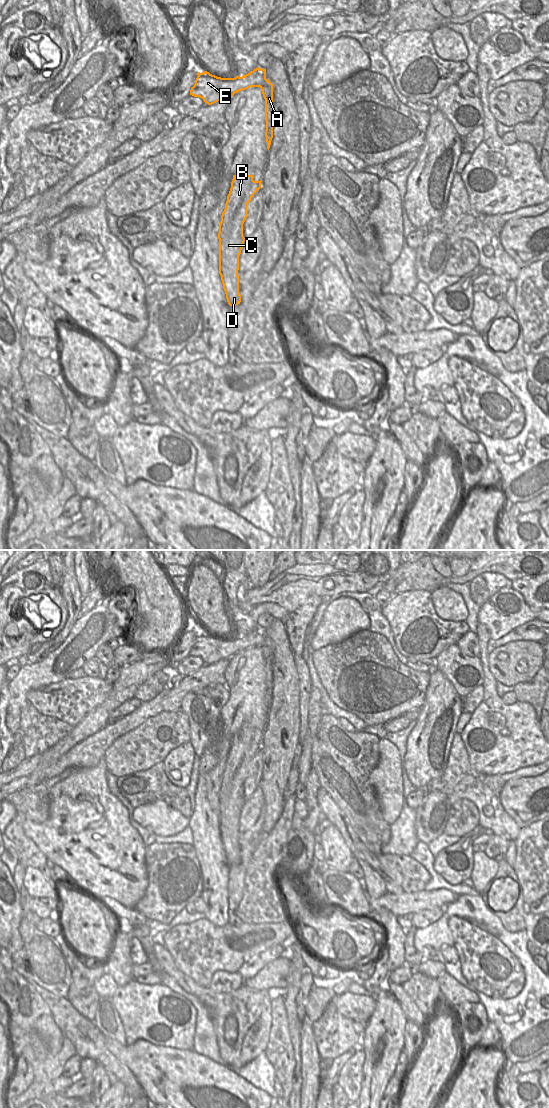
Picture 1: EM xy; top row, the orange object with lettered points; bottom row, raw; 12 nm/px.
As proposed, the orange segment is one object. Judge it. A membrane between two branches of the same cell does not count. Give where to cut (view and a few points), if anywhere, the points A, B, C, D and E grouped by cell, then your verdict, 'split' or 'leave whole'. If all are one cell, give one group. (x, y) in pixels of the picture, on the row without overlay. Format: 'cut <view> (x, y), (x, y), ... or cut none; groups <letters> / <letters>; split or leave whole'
cut xy (267, 640), (260, 647); groups A B C D / E; split

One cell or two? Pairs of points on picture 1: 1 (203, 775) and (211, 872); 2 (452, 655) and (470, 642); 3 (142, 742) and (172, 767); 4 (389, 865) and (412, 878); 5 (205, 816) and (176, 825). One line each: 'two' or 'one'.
1: one
2: two
3: two
4: one
5: two

